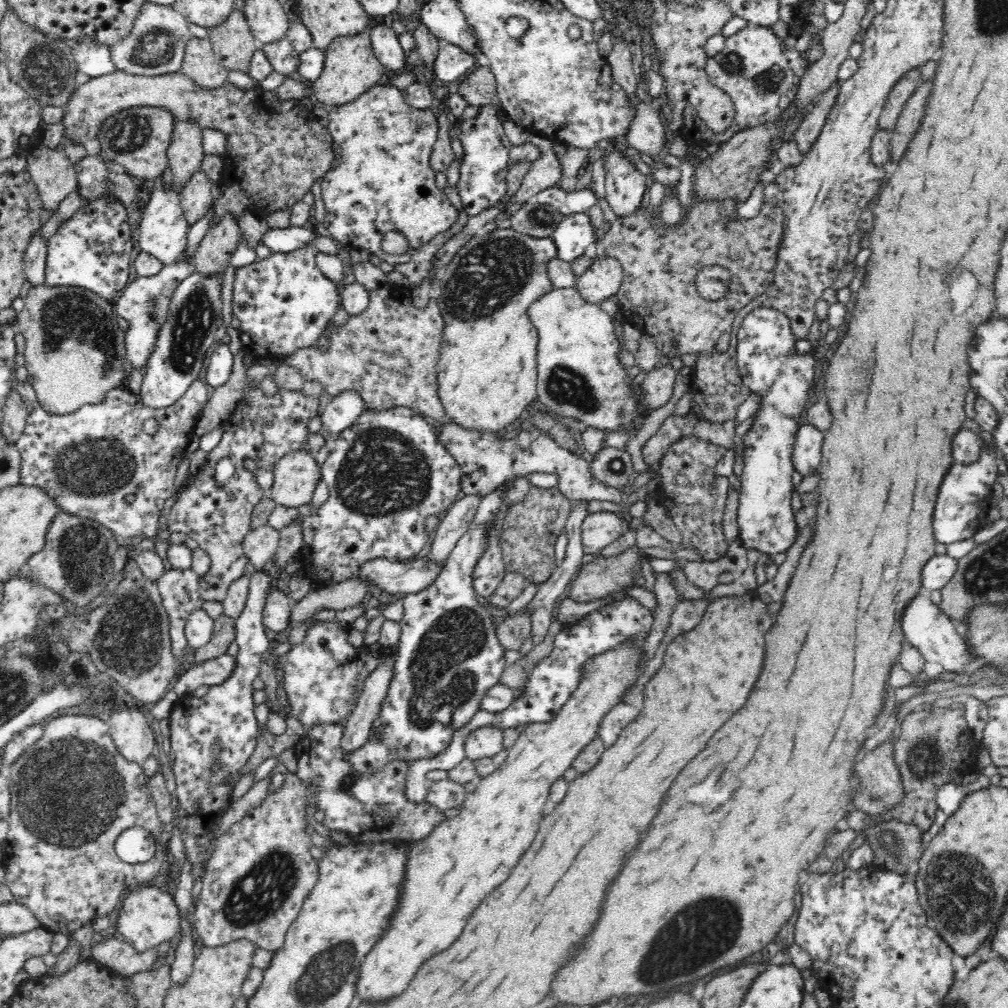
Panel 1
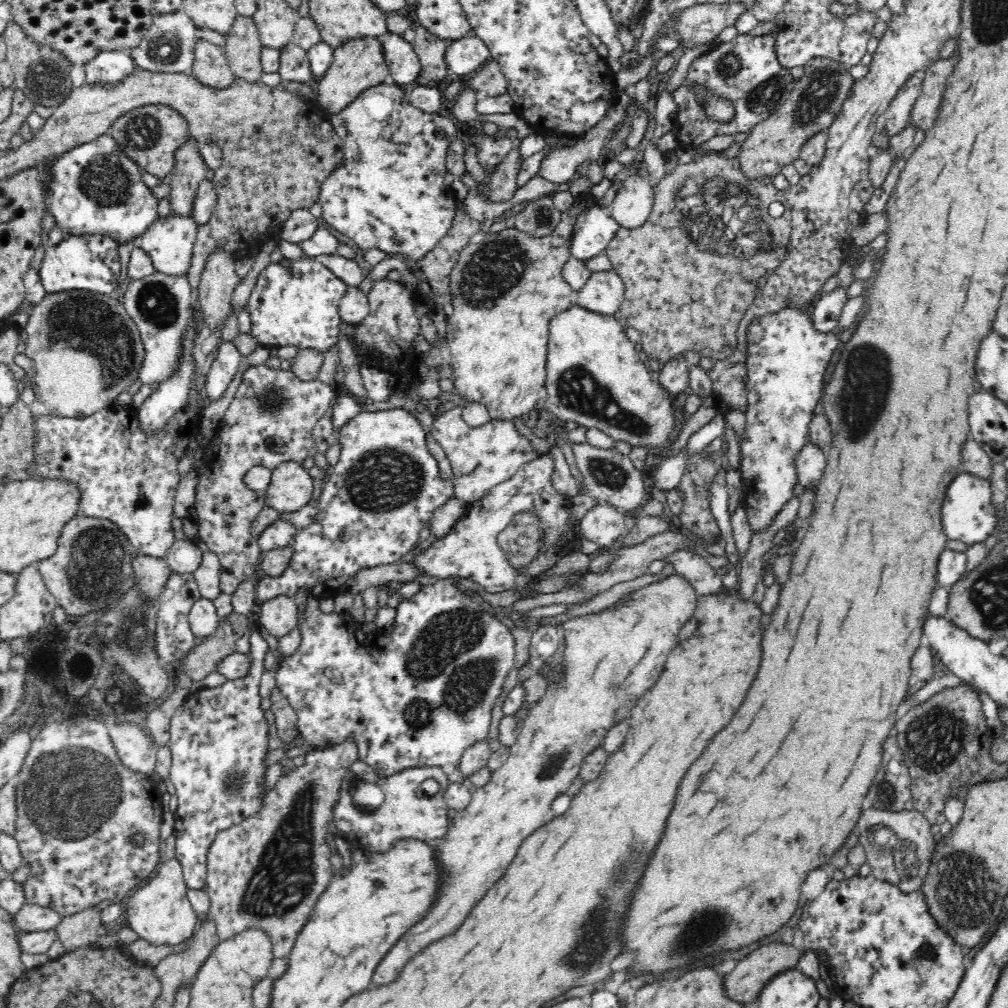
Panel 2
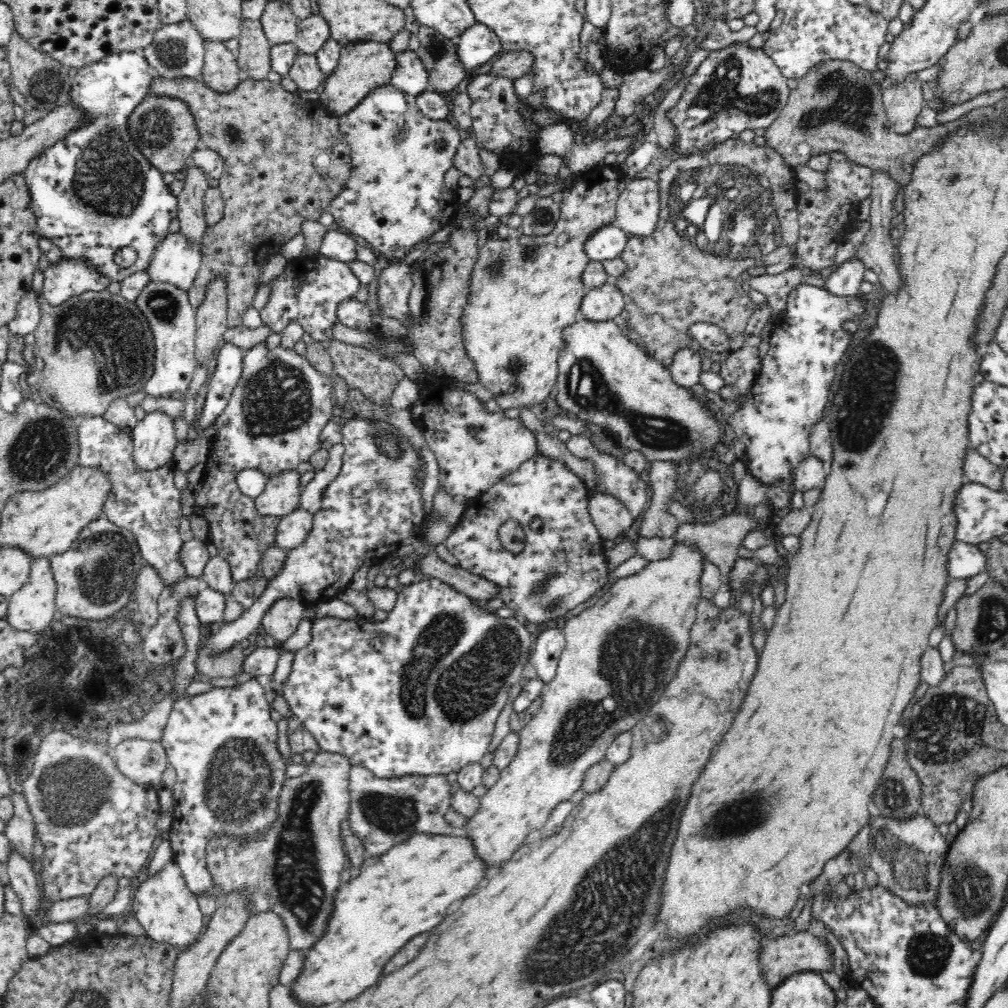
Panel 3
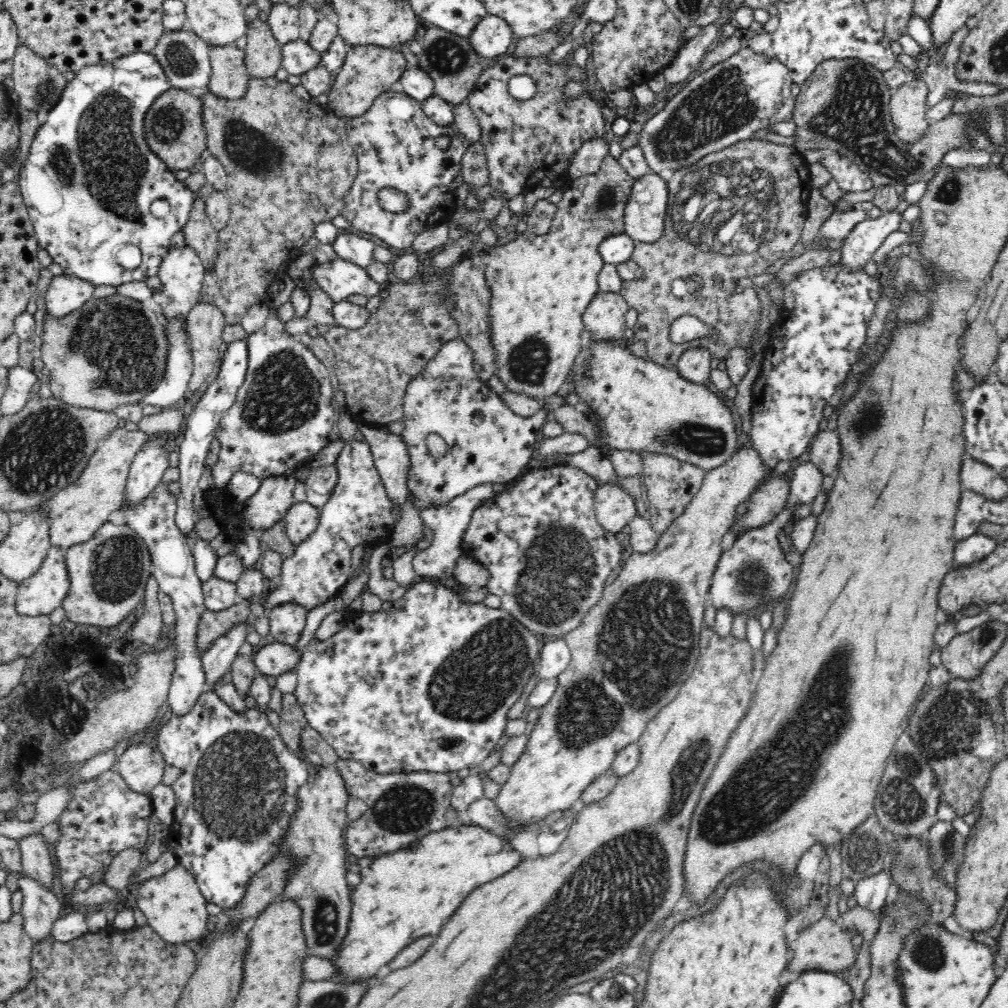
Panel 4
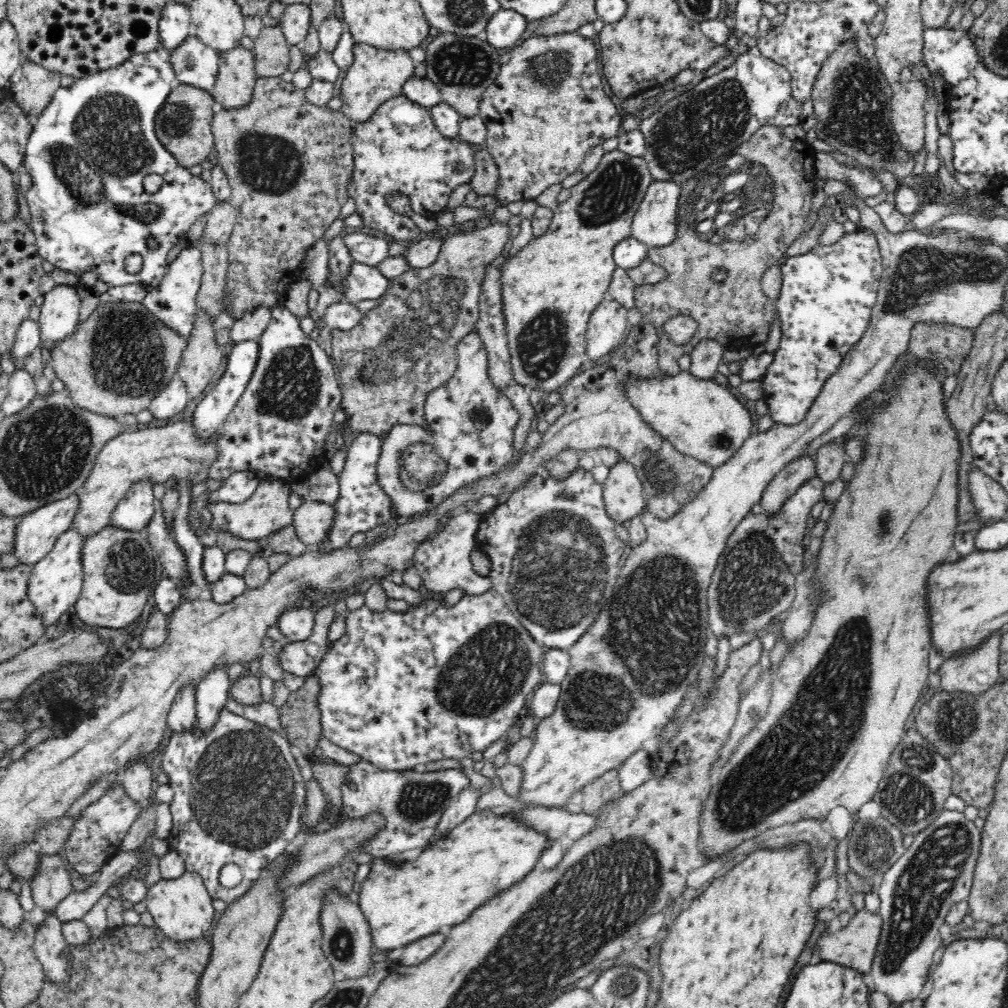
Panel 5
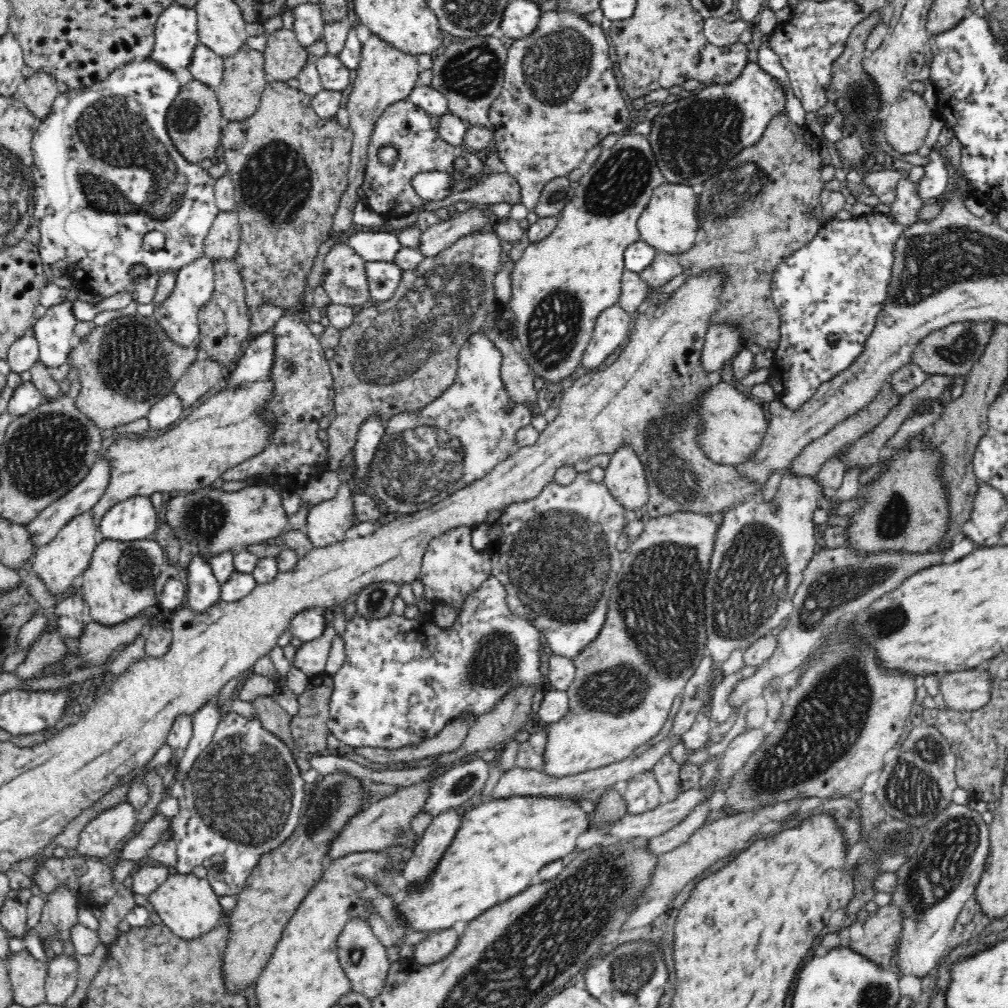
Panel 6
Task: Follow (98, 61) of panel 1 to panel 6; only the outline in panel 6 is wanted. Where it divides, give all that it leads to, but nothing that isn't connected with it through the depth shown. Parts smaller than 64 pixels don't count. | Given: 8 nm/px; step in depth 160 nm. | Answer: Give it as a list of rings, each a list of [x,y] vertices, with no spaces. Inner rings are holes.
[[[149,55],[146,58],[142,58],[142,60],[134,60],[119,66],[108,74],[104,80],[100,80],[100,82],[85,85],[79,89],[70,89],[64,93],[59,92],[58,96],[54,98],[48,114],[40,119],[40,126],[36,128],[36,132],[34,132],[30,142],[32,165],[28,170],[33,180],[32,190],[30,190],[29,195],[31,196],[30,216],[32,217],[33,224],[36,224],[39,228],[41,238],[37,247],[42,262],[59,268],[68,278],[72,278],[76,290],[100,294],[102,298],[108,298],[108,296],[112,296],[116,292],[127,290],[128,292],[133,292],[134,300],[136,300],[138,305],[148,304],[148,302],[154,300],[158,281],[166,270],[180,270],[188,262],[192,262],[192,260],[205,255],[204,243],[202,243],[204,242],[204,236],[208,234],[216,214],[221,210],[218,208],[215,195],[216,180],[213,180],[208,175],[207,170],[200,167],[200,164],[186,161],[180,152],[176,150],[166,132],[168,108],[170,108],[170,104],[177,97],[181,81],[174,71],[168,70]],[[152,230],[162,232],[166,236],[166,248],[164,250],[150,253],[142,248],[142,236],[146,232],[152,232]],[[134,265],[142,265],[144,267],[144,274],[142,276],[131,274]]]

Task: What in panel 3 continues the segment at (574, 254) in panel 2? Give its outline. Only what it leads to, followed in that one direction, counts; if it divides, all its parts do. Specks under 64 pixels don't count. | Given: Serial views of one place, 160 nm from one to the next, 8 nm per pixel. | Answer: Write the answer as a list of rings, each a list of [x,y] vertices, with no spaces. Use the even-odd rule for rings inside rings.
[[[613,223],[598,226],[598,230],[594,230],[586,242],[582,244],[582,249],[586,256],[592,261],[612,260],[618,258],[620,252],[624,250],[628,240],[628,234]]]

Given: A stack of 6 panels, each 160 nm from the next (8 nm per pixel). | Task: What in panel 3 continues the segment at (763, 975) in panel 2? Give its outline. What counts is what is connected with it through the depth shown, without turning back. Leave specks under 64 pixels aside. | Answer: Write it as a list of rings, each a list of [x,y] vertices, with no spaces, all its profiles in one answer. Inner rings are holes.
[[[798,932],[792,933],[792,936],[782,936],[769,941],[763,946],[761,953],[758,954],[758,959],[760,959],[760,972],[764,974],[764,982],[770,988],[775,988],[782,982],[786,976],[790,974],[802,972],[802,971],[813,971],[820,972],[823,970],[832,969],[832,960],[830,959],[830,954],[828,953],[828,948],[812,934],[808,932]]]

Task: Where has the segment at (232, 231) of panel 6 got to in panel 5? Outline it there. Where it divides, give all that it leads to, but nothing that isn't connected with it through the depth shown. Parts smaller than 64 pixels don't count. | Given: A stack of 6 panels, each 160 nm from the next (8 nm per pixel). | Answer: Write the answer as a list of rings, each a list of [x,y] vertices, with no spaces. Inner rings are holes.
[[[218,201],[207,216],[203,238],[216,244],[225,245],[236,224],[236,209],[229,201]]]

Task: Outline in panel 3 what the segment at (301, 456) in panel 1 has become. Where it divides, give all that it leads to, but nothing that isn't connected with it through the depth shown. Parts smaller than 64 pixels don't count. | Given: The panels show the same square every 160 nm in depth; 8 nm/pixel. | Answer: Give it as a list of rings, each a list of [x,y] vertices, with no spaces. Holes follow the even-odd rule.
[[[284,470],[270,474],[264,492],[253,501],[259,515],[284,517],[301,507],[300,474]]]

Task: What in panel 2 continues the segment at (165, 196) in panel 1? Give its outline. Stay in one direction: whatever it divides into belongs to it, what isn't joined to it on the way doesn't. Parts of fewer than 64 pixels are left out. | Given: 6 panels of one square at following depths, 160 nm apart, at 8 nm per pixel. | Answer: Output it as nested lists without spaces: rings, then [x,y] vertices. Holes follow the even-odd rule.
[[[171,212],[166,217],[158,216],[138,238],[137,245],[144,249],[152,259],[154,268],[158,272],[170,276],[187,274],[192,258],[192,248],[196,242],[198,224],[191,216],[180,216]]]

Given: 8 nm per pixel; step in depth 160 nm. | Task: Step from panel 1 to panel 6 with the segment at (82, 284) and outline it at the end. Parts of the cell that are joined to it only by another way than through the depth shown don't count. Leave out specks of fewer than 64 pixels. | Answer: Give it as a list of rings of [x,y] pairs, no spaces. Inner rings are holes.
[[[68,299],[51,306],[46,310],[43,317],[34,321],[31,333],[38,339],[39,360],[44,365],[57,368],[68,361],[68,352],[71,348],[70,338],[72,338],[76,323],[77,318],[73,313],[73,302]]]

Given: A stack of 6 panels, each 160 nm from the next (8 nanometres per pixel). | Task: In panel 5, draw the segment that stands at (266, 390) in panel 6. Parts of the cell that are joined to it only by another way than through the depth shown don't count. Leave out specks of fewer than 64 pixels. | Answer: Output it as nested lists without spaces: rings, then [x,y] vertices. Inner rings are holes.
[[[176,422],[164,428],[134,427],[115,436],[97,455],[86,482],[77,491],[78,508],[71,528],[77,530],[82,538],[88,538],[101,532],[112,522],[112,514],[121,498],[126,496],[130,486],[140,478],[149,478],[154,483],[174,480],[189,480],[191,484],[207,480],[208,470],[217,460],[218,435],[210,442],[199,442],[193,430],[193,423]]]

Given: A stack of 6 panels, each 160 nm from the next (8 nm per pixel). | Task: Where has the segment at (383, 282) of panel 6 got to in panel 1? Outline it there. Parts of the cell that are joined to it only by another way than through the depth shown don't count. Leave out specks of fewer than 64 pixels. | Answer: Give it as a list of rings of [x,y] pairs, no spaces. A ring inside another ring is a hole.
[[[304,244],[294,252],[272,253],[266,258],[256,258],[249,265],[234,269],[231,306],[234,316],[240,320],[237,330],[244,354],[254,358],[281,359],[300,348],[315,351],[318,338],[326,332],[328,322],[338,310],[337,283],[321,273],[317,267],[317,253],[314,246]]]

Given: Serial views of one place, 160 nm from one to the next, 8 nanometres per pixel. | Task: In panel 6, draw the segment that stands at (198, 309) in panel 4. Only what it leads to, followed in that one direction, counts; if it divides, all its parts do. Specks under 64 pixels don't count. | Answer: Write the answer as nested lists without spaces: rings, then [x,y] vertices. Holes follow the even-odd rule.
[[[203,353],[187,366],[186,372],[176,382],[173,390],[182,399],[186,411],[208,390],[221,386],[227,374],[222,369],[220,362]]]

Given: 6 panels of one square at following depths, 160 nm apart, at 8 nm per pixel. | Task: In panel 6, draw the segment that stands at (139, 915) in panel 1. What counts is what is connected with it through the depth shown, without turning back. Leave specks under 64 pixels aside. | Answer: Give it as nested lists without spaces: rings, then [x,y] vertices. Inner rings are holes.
[[[177,873],[169,874],[168,879],[150,894],[149,903],[154,907],[155,914],[162,919],[162,925],[175,936],[190,941],[202,937],[219,925],[223,909],[218,899],[207,878],[197,878],[192,873]]]

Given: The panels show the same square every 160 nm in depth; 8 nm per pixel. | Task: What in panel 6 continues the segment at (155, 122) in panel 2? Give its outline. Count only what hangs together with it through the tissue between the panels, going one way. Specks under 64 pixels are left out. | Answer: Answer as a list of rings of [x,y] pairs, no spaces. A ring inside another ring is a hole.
[[[187,78],[181,81],[177,97],[170,104],[166,116],[166,132],[176,150],[180,152],[186,161],[199,164],[202,160],[209,158],[214,160],[214,152],[220,147],[221,106],[217,94],[213,88],[202,84],[202,82]]]

